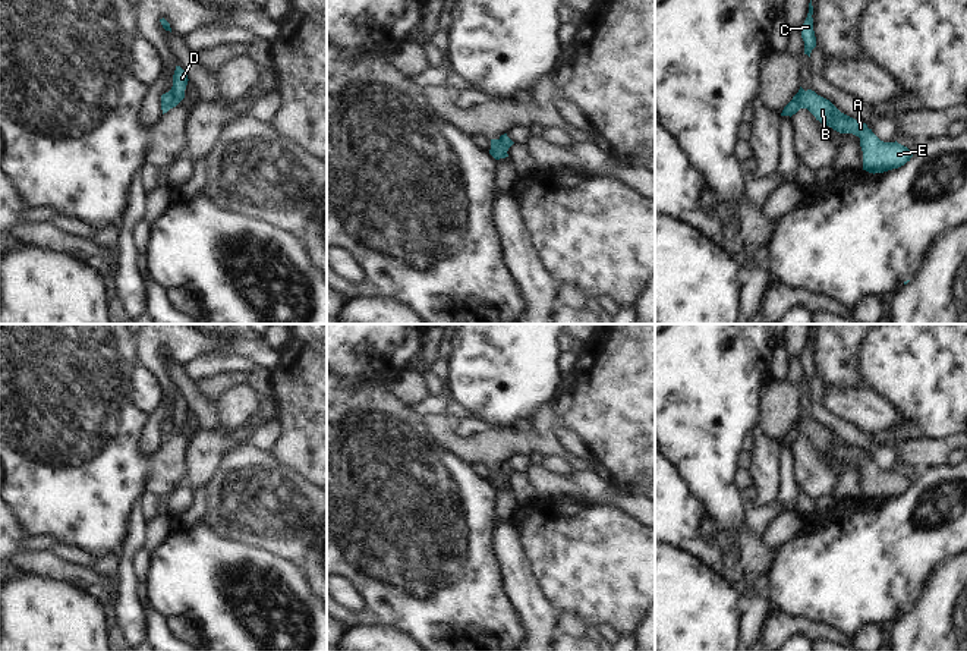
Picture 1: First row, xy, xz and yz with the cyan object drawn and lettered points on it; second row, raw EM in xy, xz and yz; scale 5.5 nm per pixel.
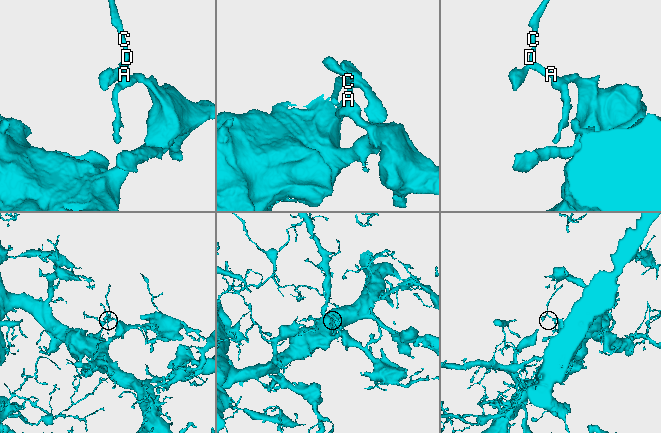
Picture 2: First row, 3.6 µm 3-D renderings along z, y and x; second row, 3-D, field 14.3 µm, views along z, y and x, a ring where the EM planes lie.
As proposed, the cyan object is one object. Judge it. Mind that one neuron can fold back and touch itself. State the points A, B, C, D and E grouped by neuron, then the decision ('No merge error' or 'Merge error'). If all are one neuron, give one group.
Groups: A B E / C D. Merge error

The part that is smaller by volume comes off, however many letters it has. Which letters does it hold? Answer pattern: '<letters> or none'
C, D

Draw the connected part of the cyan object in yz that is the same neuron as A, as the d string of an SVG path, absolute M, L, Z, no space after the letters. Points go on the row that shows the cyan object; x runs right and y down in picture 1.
M807 89L800 94L800 107L807 108L816 120L840 133L860 138L863 170L883 173L904 166L913 157L911 151L895 142L881 141L866 123L841 113L829 100Z

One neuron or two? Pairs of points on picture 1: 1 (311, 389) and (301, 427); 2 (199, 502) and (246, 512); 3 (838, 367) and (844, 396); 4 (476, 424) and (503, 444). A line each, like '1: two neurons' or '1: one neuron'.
1: one neuron
2: two neurons
3: two neurons
4: two neurons

